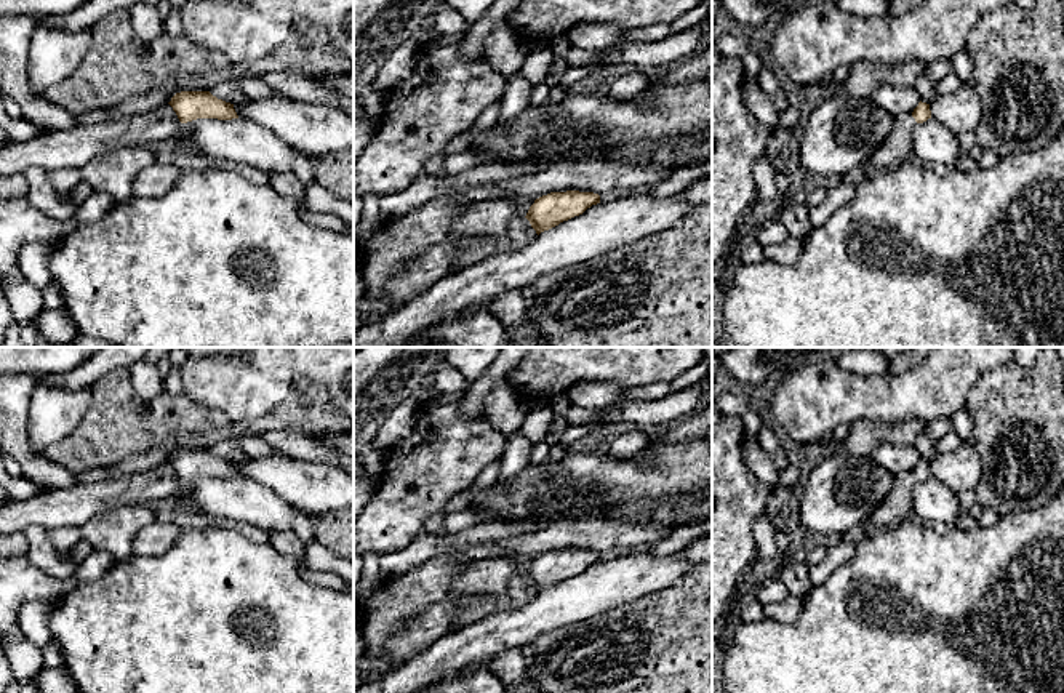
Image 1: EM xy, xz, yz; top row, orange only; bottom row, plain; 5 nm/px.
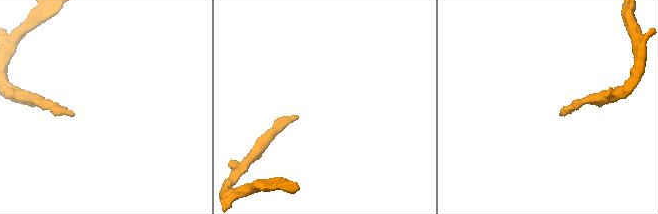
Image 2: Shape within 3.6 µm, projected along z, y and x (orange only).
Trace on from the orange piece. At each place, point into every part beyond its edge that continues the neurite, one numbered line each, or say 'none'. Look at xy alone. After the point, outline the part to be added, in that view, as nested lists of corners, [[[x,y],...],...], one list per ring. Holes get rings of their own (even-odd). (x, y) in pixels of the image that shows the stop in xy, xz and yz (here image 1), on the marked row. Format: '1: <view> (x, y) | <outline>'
1: xy (183, 135) | [[[190,122],[181,123],[181,128],[179,128],[178,134],[174,136],[176,141],[179,142],[179,147],[190,149],[190,146],[192,146],[189,141],[190,130],[192,130]]]

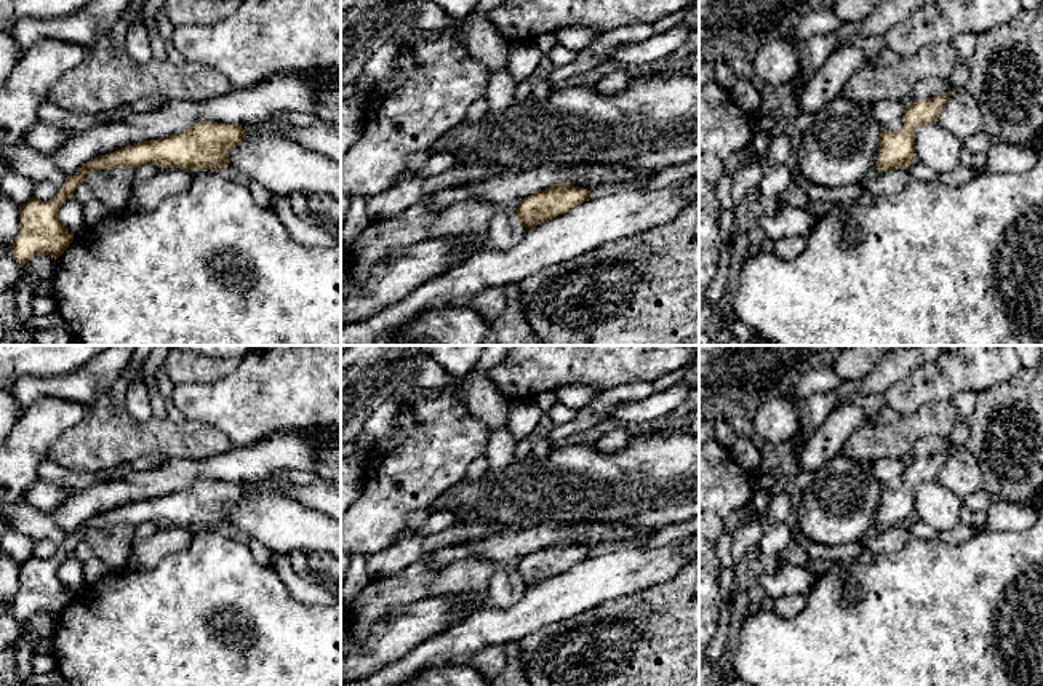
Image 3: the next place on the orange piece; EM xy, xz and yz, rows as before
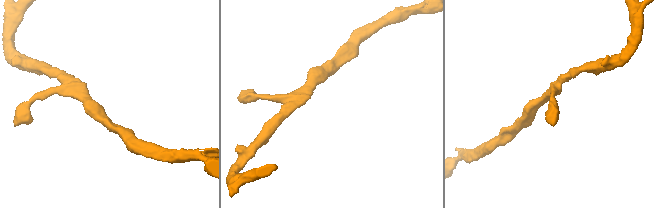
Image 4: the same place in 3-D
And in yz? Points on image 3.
none

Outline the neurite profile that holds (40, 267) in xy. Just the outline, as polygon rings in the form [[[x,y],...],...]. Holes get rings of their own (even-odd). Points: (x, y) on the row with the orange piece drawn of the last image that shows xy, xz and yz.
[[[42,253],[34,256],[29,262],[19,267],[26,277],[24,283],[16,293],[16,323],[26,323],[34,317],[32,301],[38,285],[53,277],[56,259],[51,254]]]

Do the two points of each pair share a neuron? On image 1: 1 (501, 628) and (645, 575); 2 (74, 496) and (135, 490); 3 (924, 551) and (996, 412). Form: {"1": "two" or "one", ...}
{"1": "one", "2": "one", "3": "two"}

